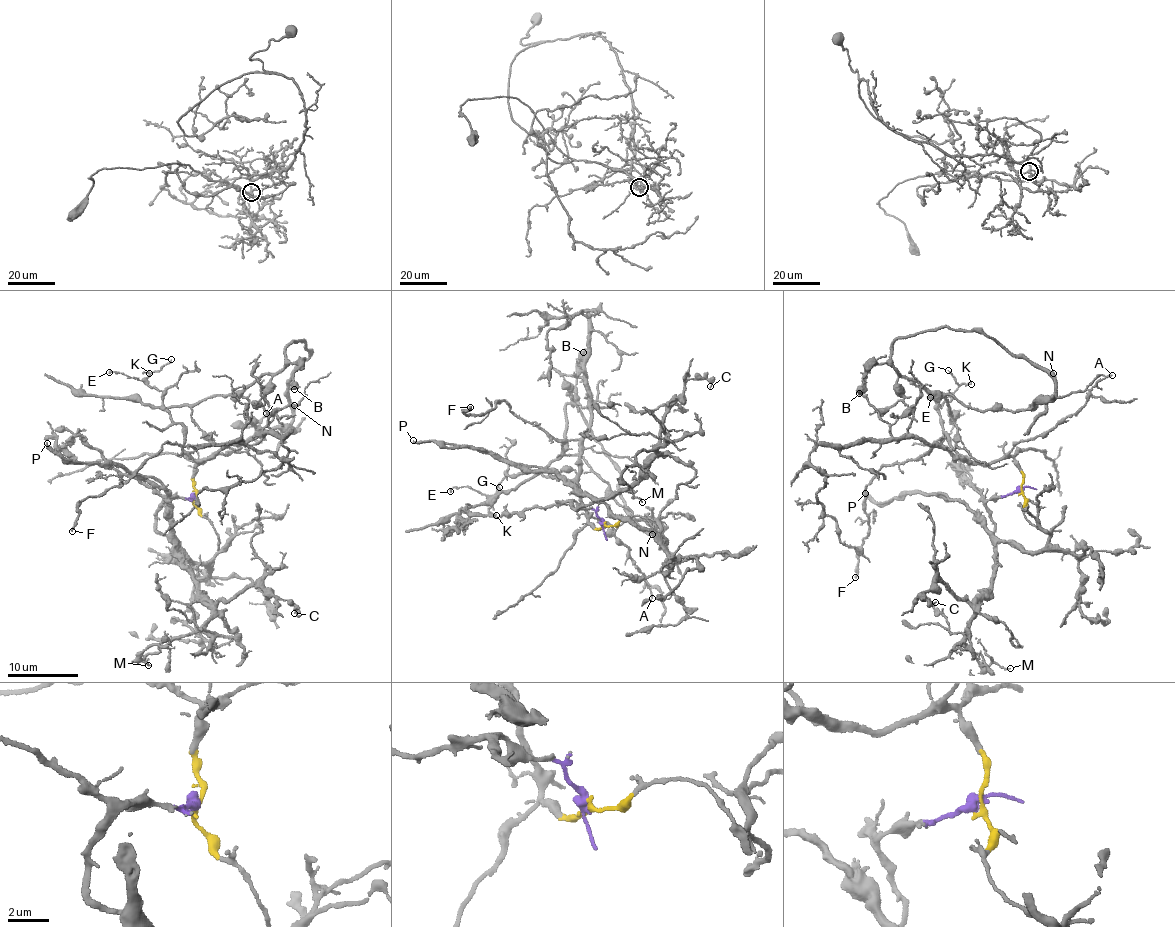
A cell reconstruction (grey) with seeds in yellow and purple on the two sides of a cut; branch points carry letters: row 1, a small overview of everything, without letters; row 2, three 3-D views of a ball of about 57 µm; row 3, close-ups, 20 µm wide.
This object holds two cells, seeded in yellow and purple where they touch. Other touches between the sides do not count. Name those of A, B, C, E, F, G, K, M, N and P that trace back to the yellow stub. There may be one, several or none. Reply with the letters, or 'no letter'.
A, B, E, F, G, K, N

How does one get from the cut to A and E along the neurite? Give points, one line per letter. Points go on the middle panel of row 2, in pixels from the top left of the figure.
A: (604, 525), (596, 530), (588, 523), (591, 516), (607, 521), (627, 546), (652, 599)
E: (604, 525), (596, 530), (588, 522), (577, 484), (539, 470), (507, 476), (488, 495), (464, 486), (450, 492)

